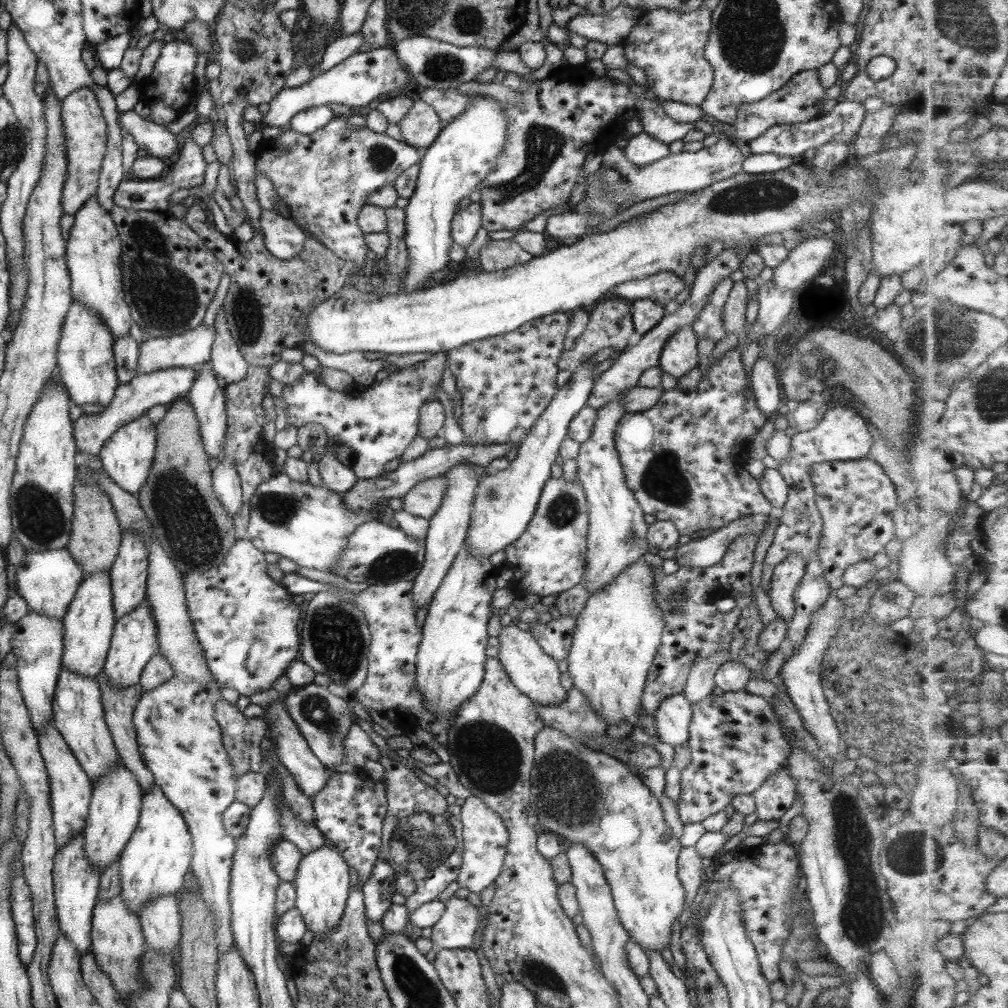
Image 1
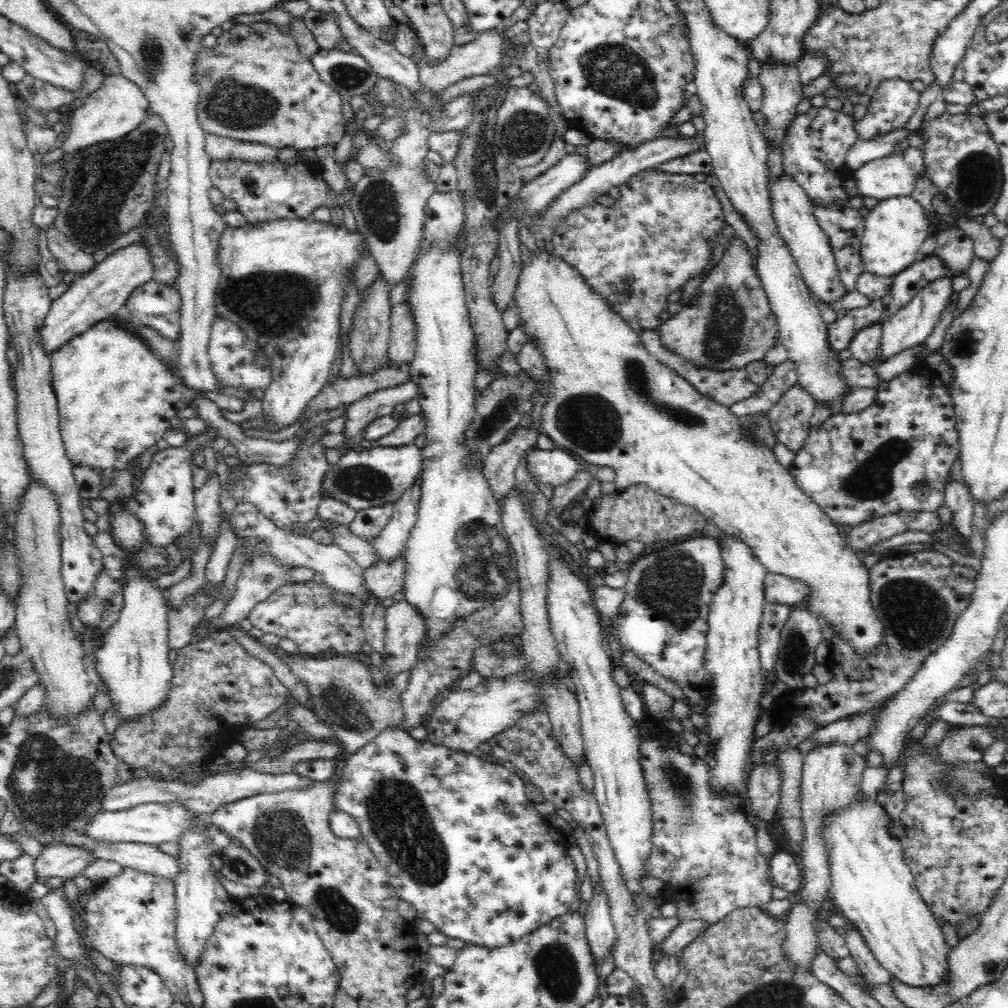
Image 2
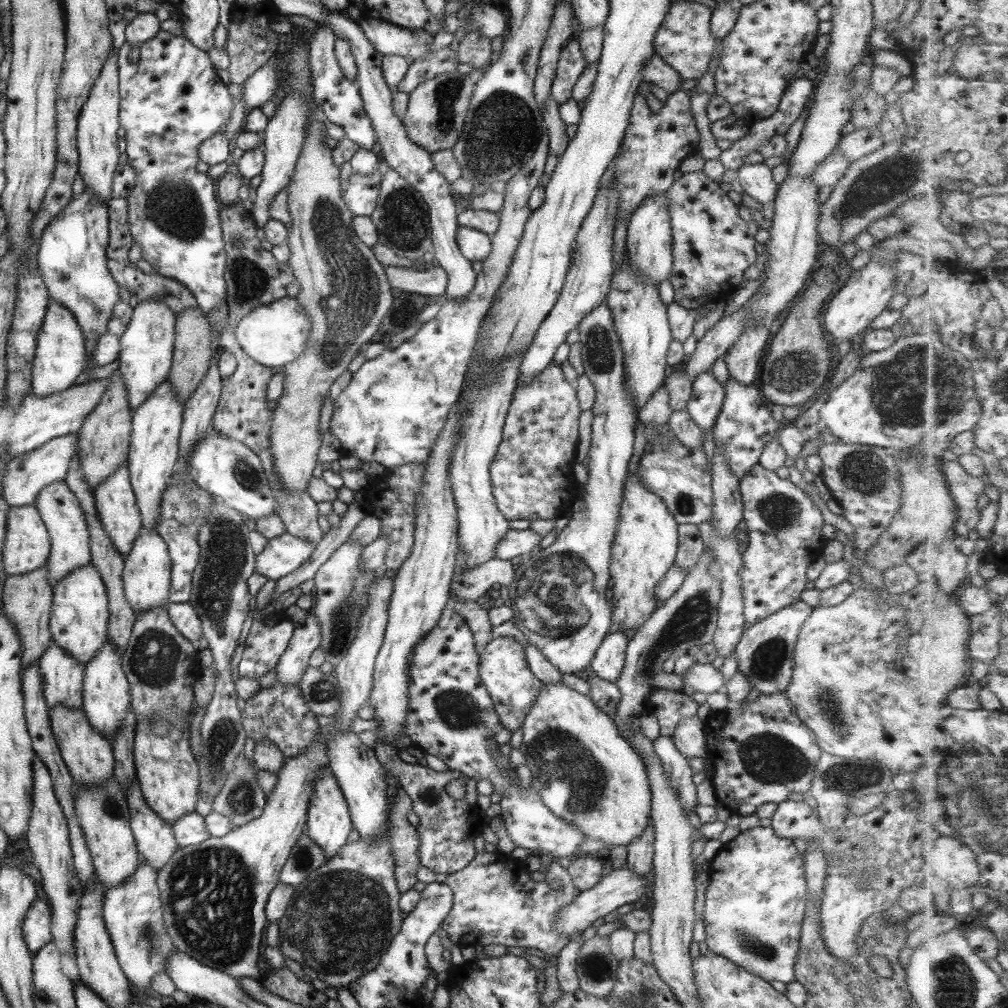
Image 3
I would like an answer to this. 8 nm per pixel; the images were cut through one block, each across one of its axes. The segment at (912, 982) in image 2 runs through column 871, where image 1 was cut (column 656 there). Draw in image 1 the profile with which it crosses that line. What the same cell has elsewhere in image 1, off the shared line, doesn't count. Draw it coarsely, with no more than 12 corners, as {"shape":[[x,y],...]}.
{"shape":[[535,735],[542,832],[600,864],[619,923],[658,954],[686,906],[681,847],[618,759]]}

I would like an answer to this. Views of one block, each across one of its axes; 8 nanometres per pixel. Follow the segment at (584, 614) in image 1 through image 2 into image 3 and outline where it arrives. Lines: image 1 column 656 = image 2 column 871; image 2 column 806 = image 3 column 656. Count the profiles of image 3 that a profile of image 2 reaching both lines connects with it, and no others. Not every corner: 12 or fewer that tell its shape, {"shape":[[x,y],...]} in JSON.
{"shape":[[627,474],[608,566],[611,619],[638,629],[674,564],[677,523]]}

